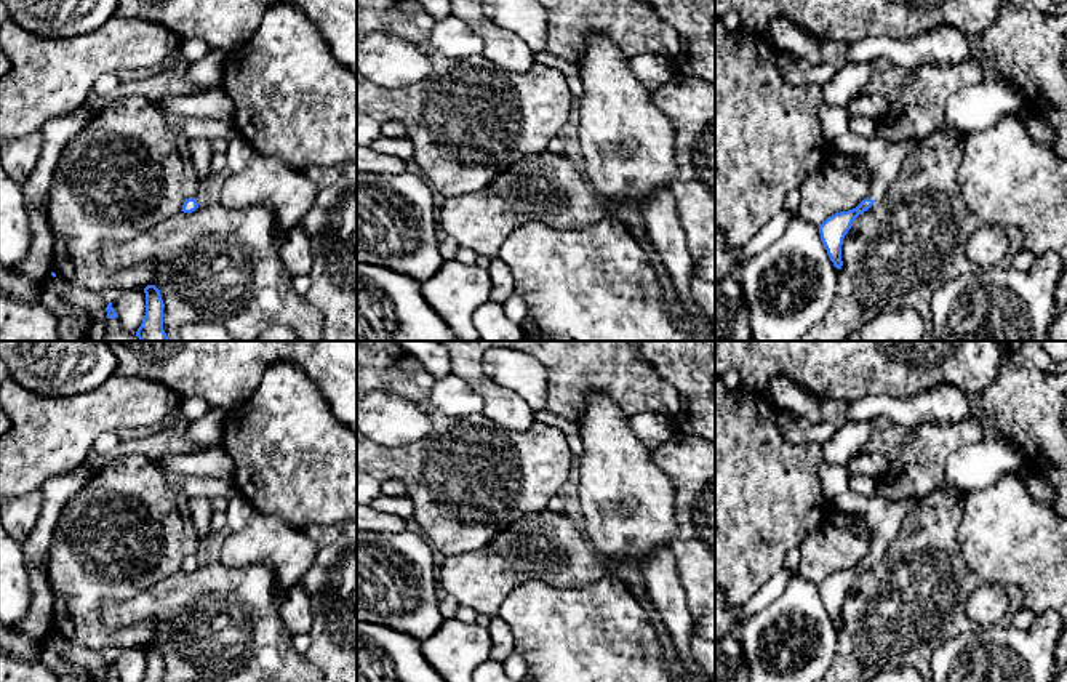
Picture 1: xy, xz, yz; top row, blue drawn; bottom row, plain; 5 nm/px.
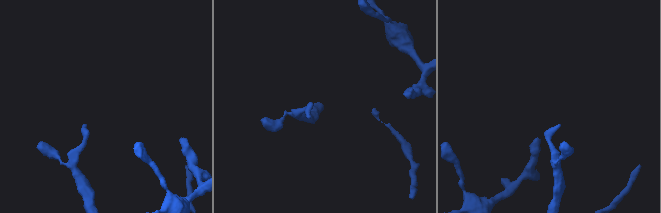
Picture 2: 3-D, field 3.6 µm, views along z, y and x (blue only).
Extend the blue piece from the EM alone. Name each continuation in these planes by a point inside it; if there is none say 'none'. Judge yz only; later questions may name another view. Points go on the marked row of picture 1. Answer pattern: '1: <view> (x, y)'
1: yz (883, 159)

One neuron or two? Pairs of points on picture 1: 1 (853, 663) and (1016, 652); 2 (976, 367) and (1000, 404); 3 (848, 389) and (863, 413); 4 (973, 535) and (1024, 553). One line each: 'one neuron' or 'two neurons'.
1: two neurons
2: two neurons
3: two neurons
4: one neuron

